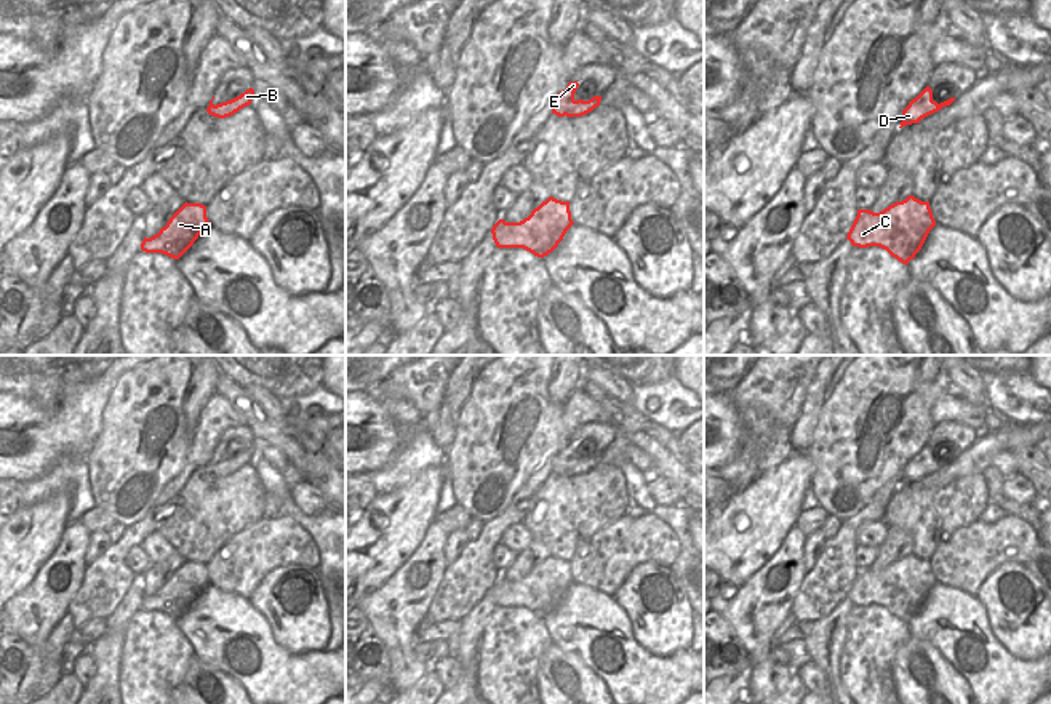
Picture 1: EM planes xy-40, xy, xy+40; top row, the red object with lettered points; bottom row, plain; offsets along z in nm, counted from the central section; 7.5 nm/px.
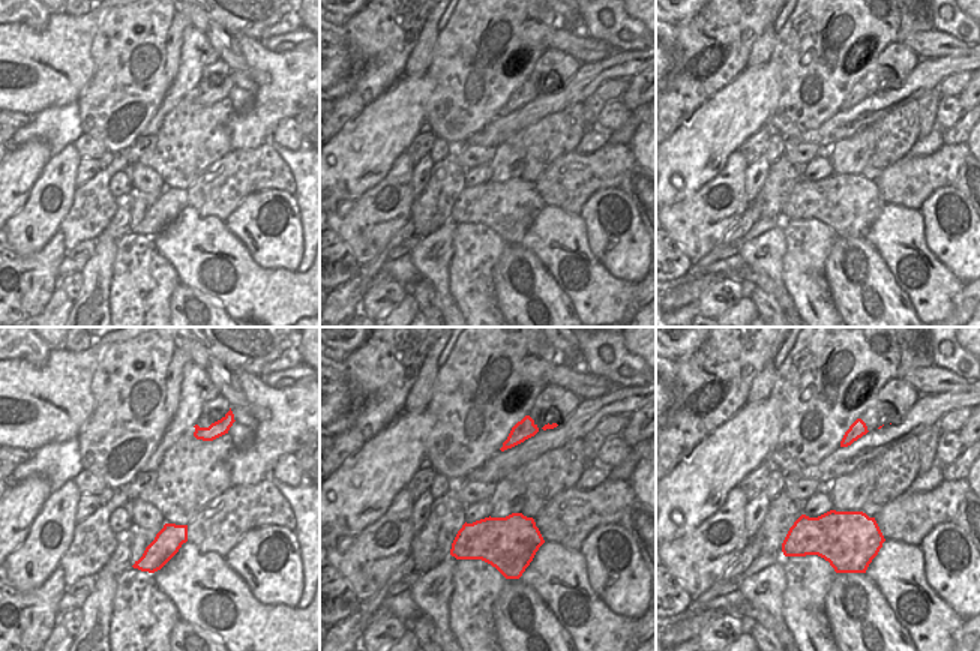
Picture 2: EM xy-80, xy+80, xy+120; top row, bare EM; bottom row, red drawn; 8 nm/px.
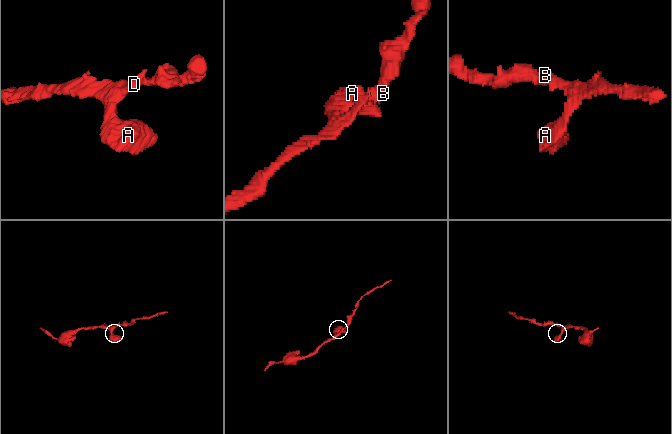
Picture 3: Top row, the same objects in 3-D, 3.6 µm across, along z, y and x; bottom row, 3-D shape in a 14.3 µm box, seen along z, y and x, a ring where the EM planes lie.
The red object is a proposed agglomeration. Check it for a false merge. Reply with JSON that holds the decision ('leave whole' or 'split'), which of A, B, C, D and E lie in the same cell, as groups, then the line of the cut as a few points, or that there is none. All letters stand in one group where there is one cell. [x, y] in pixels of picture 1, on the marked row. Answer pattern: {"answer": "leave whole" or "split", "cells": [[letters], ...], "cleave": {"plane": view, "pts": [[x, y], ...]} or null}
{"answer": "leave whole", "cells": [["A", "B", "C", "D", "E"]], "cleave": null}

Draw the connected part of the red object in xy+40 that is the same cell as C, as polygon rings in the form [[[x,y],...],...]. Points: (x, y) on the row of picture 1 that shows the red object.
[[[909,195],[880,213],[857,210],[846,238],[859,248],[880,246],[907,266],[934,226],[929,202]]]

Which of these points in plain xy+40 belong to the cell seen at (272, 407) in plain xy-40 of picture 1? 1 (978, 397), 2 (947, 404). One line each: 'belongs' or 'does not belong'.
1: belongs
2: does not belong

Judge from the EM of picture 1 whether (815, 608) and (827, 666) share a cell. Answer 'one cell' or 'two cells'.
two cells

